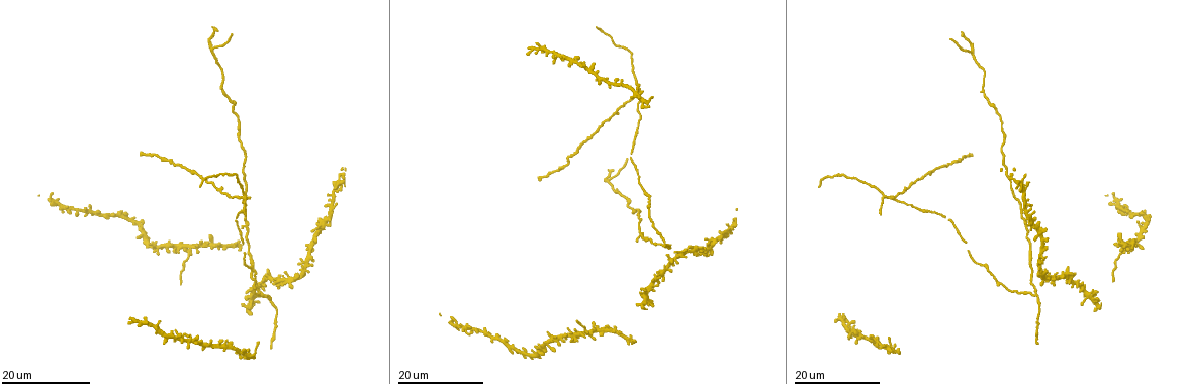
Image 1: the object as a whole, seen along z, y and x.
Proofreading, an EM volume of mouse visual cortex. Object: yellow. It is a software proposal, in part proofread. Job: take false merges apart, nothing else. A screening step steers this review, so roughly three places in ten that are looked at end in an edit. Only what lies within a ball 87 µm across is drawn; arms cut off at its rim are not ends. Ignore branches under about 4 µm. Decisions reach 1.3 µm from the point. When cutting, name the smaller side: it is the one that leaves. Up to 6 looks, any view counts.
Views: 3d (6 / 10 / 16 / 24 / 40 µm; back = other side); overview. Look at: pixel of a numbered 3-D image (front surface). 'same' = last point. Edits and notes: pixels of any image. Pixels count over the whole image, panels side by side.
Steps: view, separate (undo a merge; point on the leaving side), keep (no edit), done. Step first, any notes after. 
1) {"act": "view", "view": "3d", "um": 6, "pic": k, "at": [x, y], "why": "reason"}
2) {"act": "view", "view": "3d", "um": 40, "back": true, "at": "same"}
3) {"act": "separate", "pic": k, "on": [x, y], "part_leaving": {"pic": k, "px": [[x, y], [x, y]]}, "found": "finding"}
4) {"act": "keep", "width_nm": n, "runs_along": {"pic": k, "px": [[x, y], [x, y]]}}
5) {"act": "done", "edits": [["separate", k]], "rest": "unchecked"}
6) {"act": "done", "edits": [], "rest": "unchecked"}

{"act": "view", "view": "3d", "um": 24, "pic": 1, "at": [1036, 296], "why": "three arms meet"}

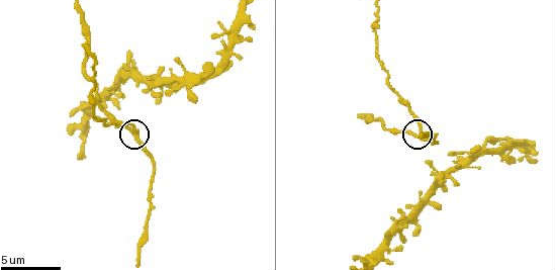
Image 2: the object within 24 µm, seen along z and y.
{"act": "view", "view": "3d", "um": 6, "pic": 2, "at": [131, 129], "why": "closer look"}

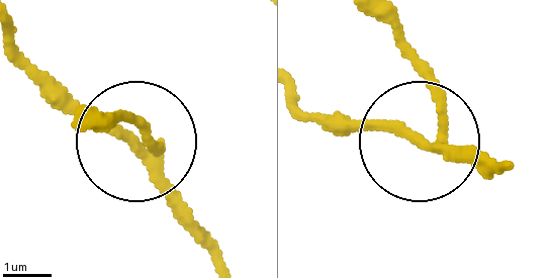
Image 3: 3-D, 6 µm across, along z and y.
{"act": "keep", "runs_along": {"pic": 3, "px": [[418, 145], [442, 120], [418, 52]]}, "found": "one neuron here"}

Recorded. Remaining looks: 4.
{"act": "view", "view": "3d", "um": 16, "pic": 1, "at": [214, 48]}

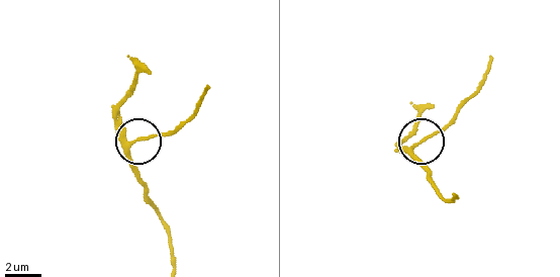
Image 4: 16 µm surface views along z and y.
{"act": "view", "view": "3d", "um": 6, "pic": 4, "at": [129, 143]}

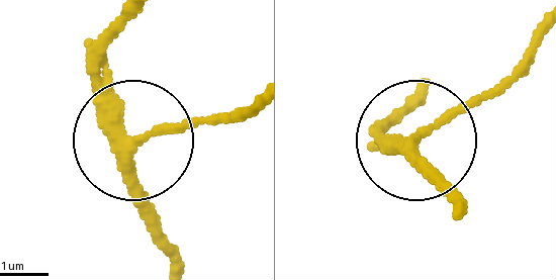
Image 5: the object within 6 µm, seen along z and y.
{"act": "keep", "runs_along": {"pic": 5, "px": [[174, 256], [102, 30]]}, "found": "one neuron here"}

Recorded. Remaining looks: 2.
{"act": "view", "view": "3d", "um": 24, "pic": 1, "at": [882, 196]}

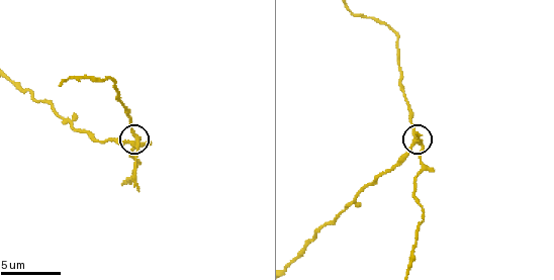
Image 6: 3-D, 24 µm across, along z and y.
{"act": "view", "view": "3d", "um": 6, "pic": 6, "at": [134, 138]}

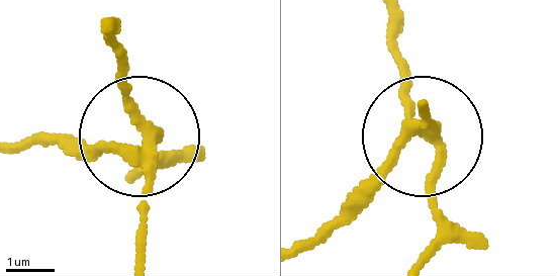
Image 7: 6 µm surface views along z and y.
{"act": "separate", "pic": 7, "on": [89, 153], "arms": 4, "part_leaving": {"pic": 7, "px": [[136, 150], [19, 146]]}, "found": "a second neuron is stuck on"}

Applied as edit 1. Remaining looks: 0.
{"act": "done", "edits": [["separate", 7]], "rest": "unchecked"}

